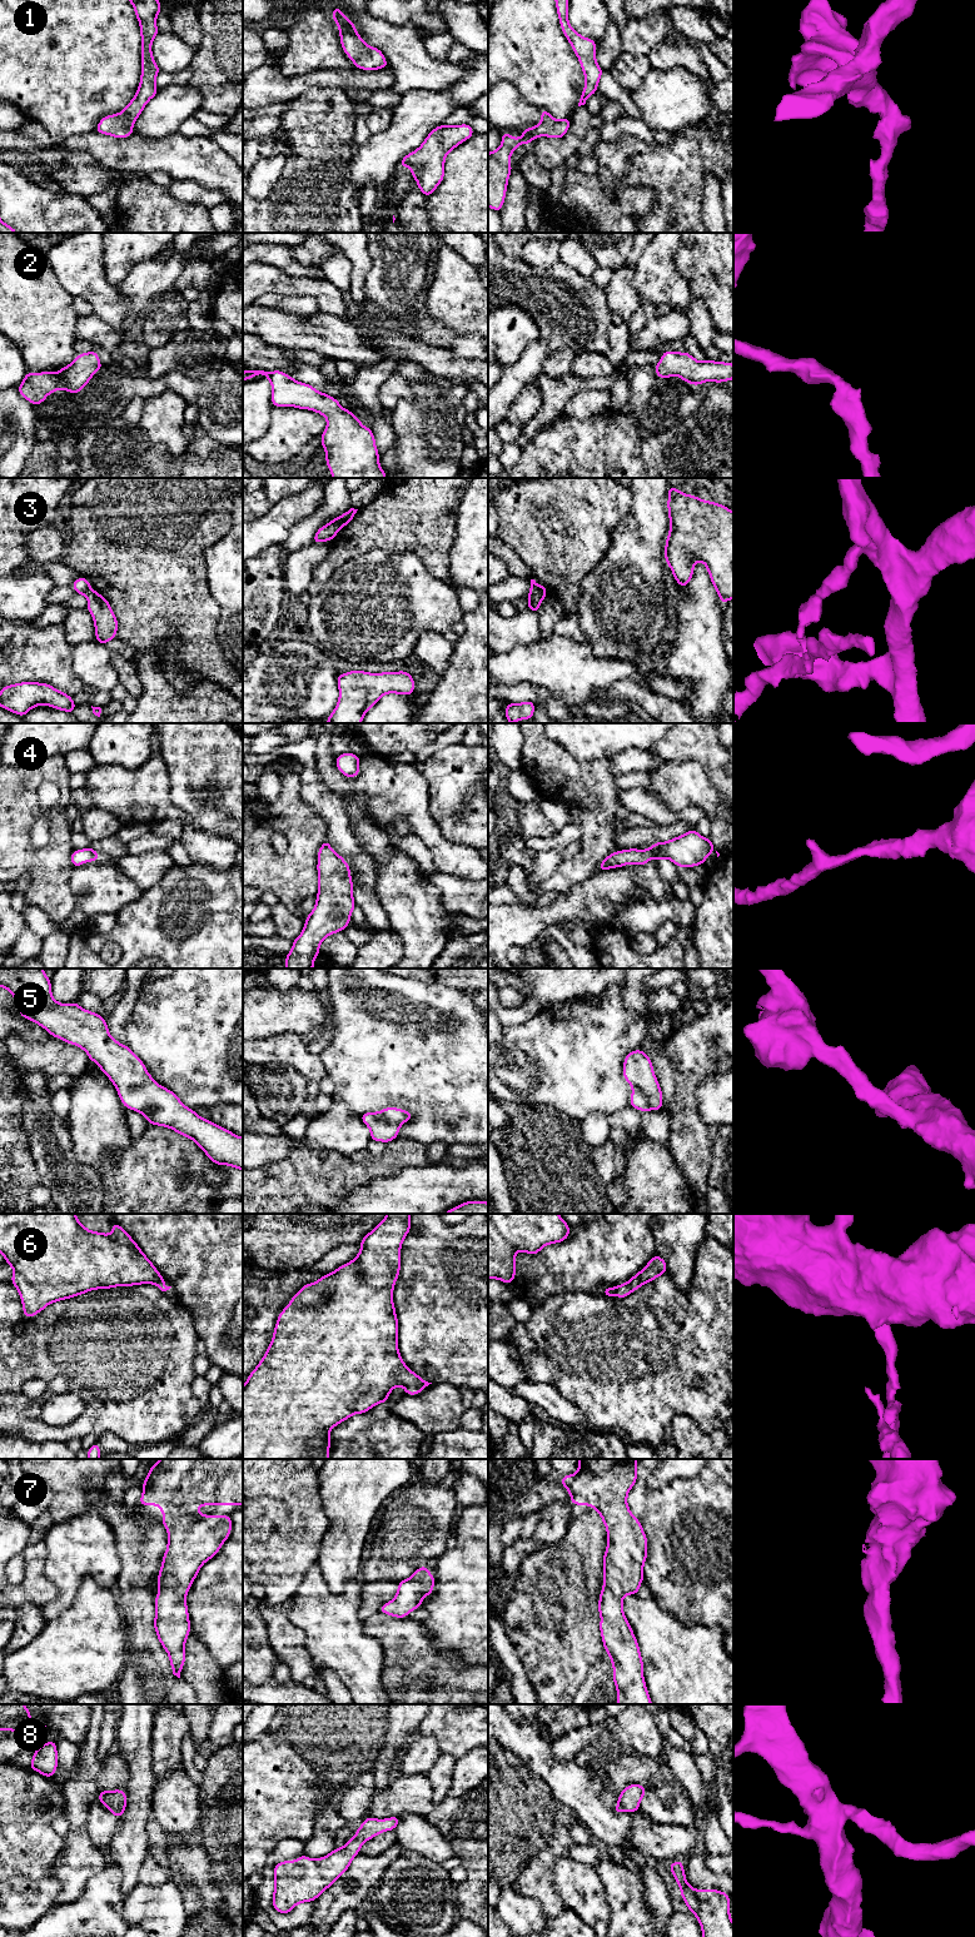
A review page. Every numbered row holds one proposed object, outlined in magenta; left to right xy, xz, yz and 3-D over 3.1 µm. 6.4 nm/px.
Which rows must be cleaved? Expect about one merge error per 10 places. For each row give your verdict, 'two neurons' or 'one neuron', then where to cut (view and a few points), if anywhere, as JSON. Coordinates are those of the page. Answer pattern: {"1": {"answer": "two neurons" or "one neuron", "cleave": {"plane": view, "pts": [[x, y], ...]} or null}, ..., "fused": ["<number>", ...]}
{"1": {"answer": "one neuron", "cleave": null}, "2": {"answer": "one neuron", "cleave": null}, "3": {"answer": "one neuron", "cleave": null}, "4": {"answer": "one neuron", "cleave": null}, "5": {"answer": "one neuron", "cleave": null}, "6": {"answer": "one neuron", "cleave": null}, "7": {"answer": "one neuron", "cleave": null}, "8": {"answer": "one neuron", "cleave": null}, "fused": []}

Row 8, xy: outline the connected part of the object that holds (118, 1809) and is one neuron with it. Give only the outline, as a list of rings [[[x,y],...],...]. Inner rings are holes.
[[[121,1789],[100,1791],[98,1799],[109,1808],[116,1818],[121,1817],[126,1808],[126,1793]]]

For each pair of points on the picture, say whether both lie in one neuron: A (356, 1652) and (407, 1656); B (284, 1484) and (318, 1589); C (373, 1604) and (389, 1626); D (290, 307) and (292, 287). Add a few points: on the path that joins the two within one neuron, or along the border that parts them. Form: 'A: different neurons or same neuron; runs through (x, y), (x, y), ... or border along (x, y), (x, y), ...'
A: different neurons; border along (363, 1632), (381, 1644), (382, 1659), (386, 1663)
B: different neurons; border along (316, 1560), (294, 1589)
C: different neurons; border along (378, 1611), (363, 1622)
D: different neurons; border along (287, 294), (312, 295), (317, 300), (318, 308)

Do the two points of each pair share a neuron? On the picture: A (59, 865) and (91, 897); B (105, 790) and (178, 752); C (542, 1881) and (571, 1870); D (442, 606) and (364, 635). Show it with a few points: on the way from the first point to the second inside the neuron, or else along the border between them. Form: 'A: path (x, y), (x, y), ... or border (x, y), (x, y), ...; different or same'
A: border (73, 867), (69, 889), (75, 905); different
B: border (158, 736), (160, 755), (167, 766), (170, 788); different
C: border (567, 1855), (553, 1863), (555, 1888), (565, 1903); different
D: path (423, 606), (393, 606), (383, 616); same

